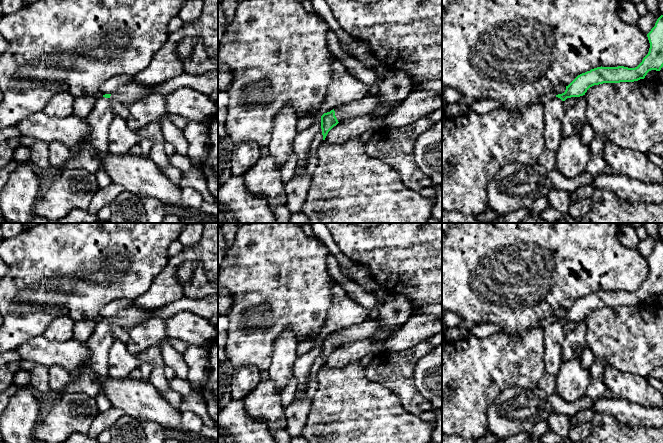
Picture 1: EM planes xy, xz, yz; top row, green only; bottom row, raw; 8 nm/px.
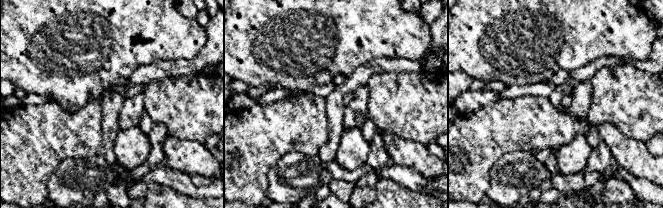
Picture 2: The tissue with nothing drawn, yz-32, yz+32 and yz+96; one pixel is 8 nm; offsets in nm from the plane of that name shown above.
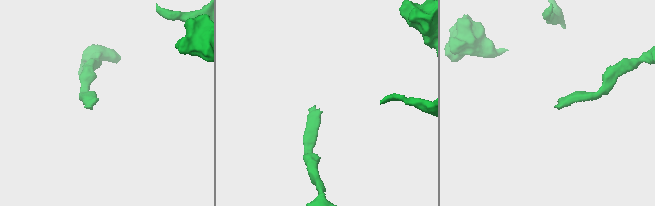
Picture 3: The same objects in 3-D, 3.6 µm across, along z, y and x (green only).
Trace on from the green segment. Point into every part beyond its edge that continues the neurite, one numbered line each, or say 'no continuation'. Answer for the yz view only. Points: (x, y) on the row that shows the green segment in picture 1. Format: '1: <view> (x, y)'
1: yz (554, 111)

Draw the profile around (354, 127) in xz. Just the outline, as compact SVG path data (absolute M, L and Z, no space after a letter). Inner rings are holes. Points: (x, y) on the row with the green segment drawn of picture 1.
M363 115L349 118L334 126L328 132L324 142L343 143L360 137L370 129L375 130L384 126L386 126L385 117Z

